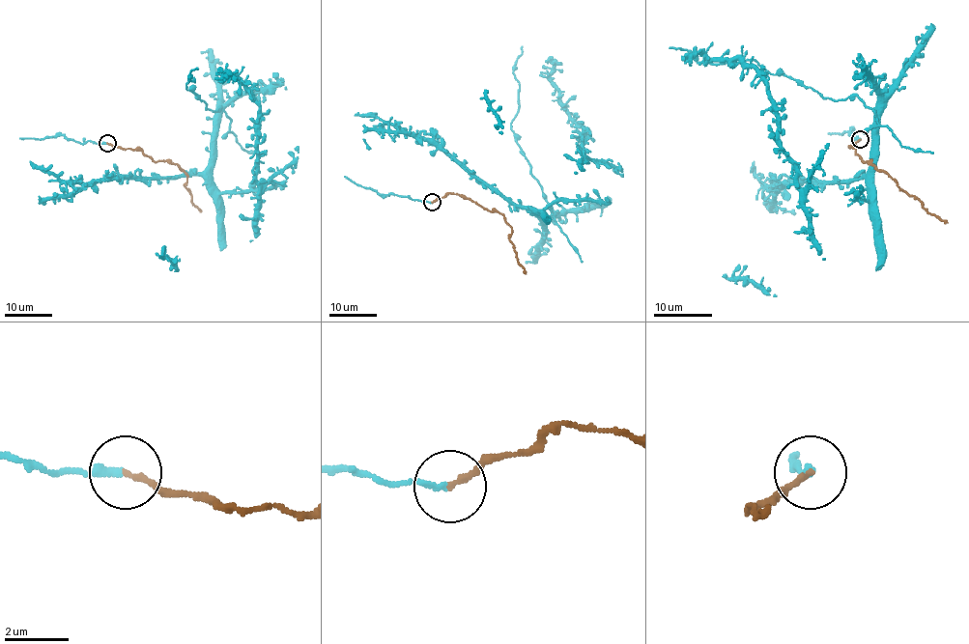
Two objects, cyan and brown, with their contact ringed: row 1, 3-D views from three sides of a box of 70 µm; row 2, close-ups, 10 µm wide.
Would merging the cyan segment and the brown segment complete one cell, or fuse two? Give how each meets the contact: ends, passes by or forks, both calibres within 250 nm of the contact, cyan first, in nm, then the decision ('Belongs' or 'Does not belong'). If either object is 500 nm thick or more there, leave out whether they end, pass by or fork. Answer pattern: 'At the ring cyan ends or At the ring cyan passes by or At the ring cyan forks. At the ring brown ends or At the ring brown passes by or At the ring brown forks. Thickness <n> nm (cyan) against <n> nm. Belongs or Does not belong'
At the ring cyan ends. At the ring brown ends. Thickness 190 nm (cyan) against 180 nm. Belongs

